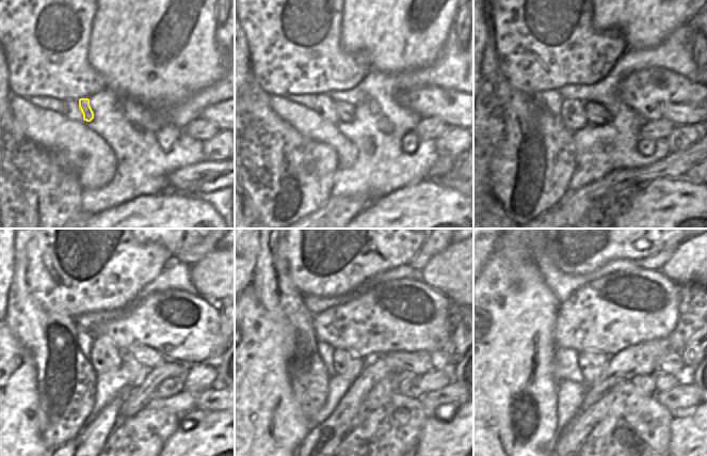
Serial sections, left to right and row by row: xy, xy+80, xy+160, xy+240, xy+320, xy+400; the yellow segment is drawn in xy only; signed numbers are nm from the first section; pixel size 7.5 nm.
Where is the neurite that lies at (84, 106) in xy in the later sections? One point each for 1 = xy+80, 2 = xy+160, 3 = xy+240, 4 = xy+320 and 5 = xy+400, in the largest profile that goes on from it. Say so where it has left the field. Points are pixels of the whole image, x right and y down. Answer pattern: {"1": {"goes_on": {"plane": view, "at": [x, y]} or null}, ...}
{"1": {"goes_on": {"plane": "xy+80", "at": [344, 111]}}, "2": {"goes_on": {"plane": "xy+160", "at": [596, 113]}}, "3": {"goes_on": {"plane": "xy+240", "at": [144, 355]}}, "4": {"goes_on": {"plane": "xy+320", "at": [418, 363]}}, "5": {"goes_on": {"plane": "xy+400", "at": [673, 364]}}}

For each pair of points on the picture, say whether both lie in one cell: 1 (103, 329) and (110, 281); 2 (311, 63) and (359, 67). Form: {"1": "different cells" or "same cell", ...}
{"1": "different cells", "2": "same cell"}

